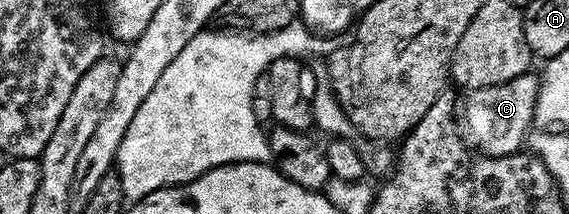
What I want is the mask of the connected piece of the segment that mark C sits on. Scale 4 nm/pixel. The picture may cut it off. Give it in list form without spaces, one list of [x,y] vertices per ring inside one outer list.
[[[528,72],[505,84],[470,91],[464,104],[461,104],[457,120],[463,140],[472,149],[492,158],[518,153],[530,133],[540,81],[536,73]]]

